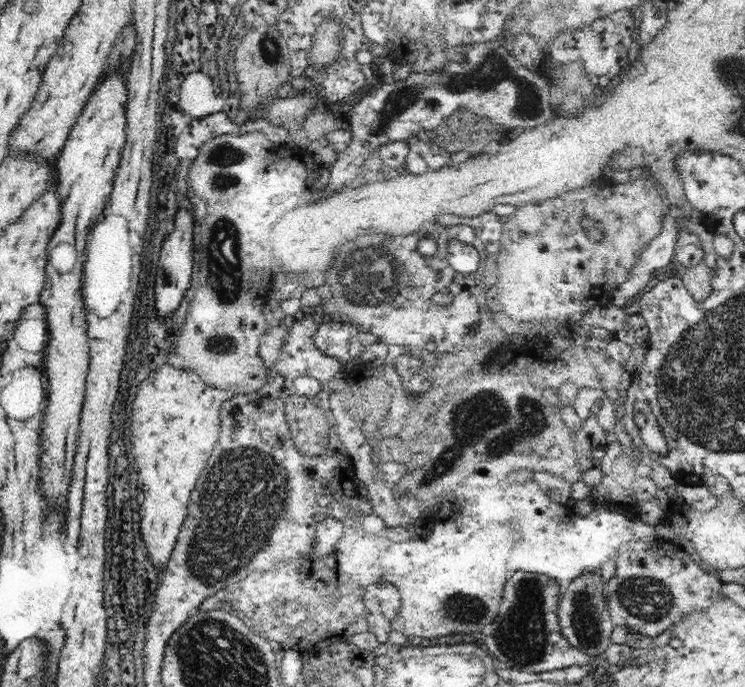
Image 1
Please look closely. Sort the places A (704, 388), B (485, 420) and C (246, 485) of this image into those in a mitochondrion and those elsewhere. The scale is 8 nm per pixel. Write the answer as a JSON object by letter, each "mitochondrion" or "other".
{"A":"mitochondrion","B":"mitochondrion","C":"mitochondrion"}

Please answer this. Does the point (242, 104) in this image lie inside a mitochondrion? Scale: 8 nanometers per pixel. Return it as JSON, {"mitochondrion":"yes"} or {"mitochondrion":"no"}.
{"mitochondrion":"no"}

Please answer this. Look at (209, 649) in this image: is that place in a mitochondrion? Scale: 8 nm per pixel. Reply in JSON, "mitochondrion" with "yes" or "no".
{"mitochondrion":"yes"}

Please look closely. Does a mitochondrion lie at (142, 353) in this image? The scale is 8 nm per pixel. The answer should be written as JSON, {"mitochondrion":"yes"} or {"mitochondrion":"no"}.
{"mitochondrion":"no"}

